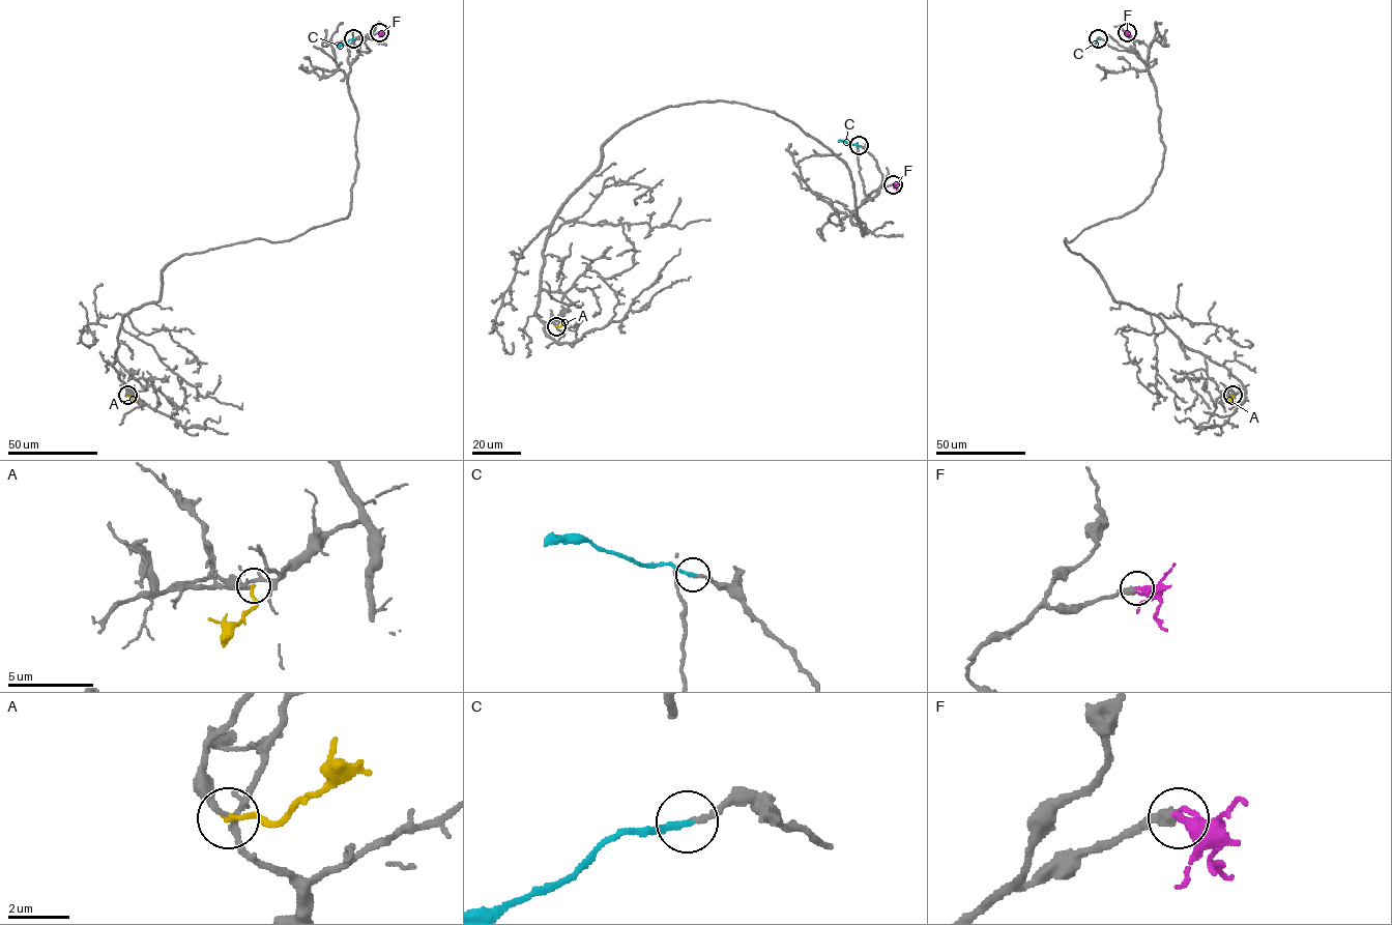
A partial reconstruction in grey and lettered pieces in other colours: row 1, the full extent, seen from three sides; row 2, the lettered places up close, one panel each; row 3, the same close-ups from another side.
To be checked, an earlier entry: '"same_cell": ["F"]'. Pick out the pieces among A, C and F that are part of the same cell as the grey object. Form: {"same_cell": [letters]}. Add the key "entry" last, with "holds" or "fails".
{"same_cell": ["C"], "entry": "fails"}

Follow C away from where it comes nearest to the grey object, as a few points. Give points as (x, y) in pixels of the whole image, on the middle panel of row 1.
C: (859, 145), (838, 142)

